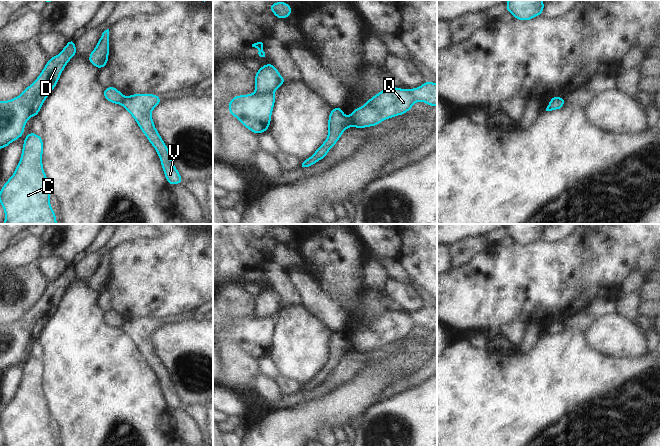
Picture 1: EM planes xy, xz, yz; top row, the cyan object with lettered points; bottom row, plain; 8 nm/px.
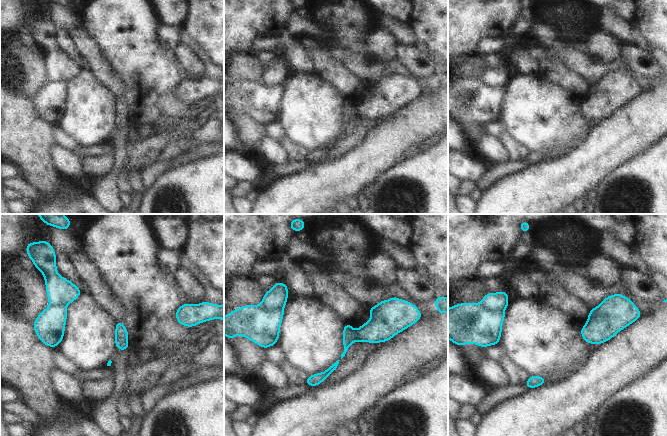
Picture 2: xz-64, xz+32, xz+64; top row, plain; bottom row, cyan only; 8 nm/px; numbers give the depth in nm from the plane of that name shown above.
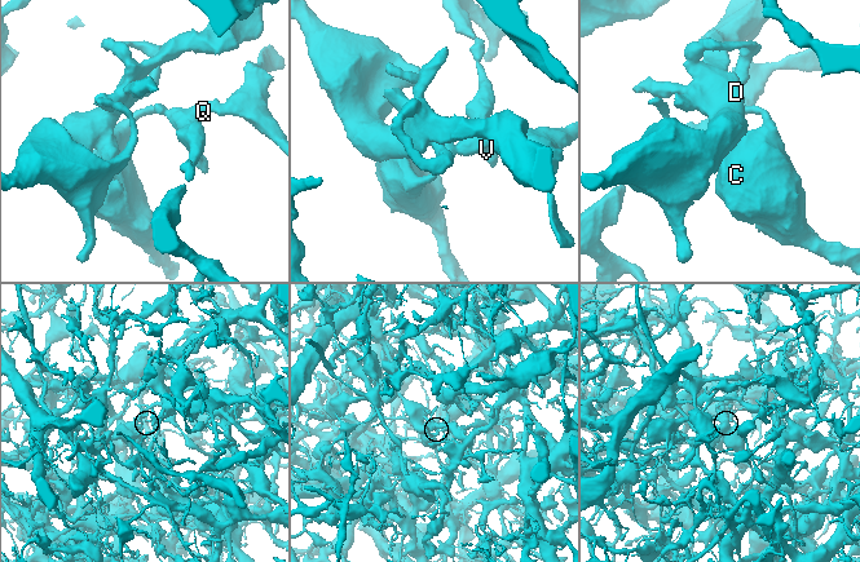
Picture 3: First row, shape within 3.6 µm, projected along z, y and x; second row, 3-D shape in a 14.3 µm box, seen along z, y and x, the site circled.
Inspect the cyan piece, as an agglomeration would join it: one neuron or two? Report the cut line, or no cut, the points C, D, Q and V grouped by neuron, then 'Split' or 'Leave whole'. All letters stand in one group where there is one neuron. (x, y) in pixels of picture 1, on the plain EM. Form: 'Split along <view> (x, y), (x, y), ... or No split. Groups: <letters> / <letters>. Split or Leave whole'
Split along xz (255, 316), (274, 317). Groups: C / D Q V. Split

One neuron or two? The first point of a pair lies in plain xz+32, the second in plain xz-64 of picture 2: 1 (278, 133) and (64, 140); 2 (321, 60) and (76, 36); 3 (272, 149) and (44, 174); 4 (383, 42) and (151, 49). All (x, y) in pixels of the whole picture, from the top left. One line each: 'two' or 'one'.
1: one
2: one
3: two
4: two

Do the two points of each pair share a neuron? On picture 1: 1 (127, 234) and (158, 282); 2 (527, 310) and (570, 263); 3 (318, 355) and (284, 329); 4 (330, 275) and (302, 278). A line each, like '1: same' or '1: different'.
1: different
2: same
3: same
4: different

